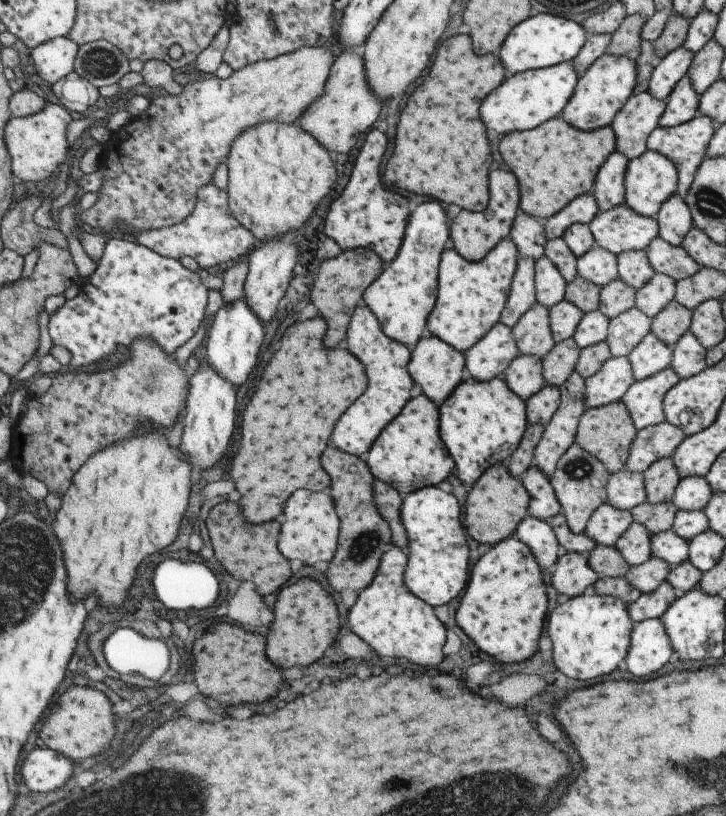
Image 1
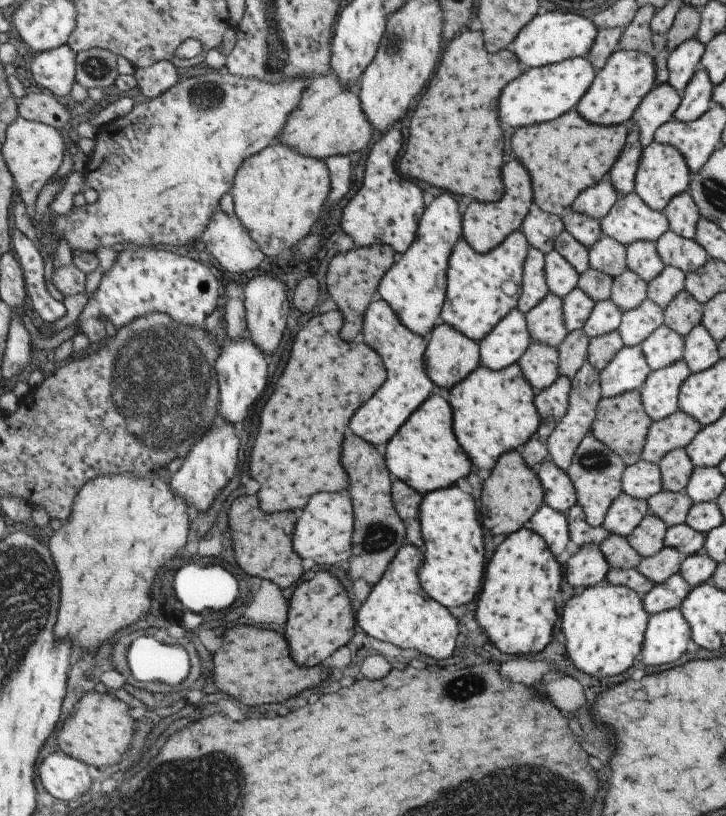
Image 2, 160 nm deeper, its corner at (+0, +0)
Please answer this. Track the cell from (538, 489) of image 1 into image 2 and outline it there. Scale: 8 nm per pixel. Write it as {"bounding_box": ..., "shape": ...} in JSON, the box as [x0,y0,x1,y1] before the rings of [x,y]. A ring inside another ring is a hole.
{"bounding_box":[535,459,576,515],"shape":[[[551,459],[540,463],[535,471],[544,492],[543,504],[565,515],[576,504],[576,492],[570,476]]]}

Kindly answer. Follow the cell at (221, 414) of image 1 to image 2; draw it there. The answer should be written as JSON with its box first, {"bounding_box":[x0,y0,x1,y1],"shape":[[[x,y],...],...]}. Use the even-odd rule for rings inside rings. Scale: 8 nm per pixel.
{"bounding_box":[170,424,241,512],"shape":[[[225,424],[223,428],[213,428],[209,436],[196,443],[193,452],[187,460],[184,460],[181,468],[173,474],[170,480],[174,492],[184,499],[197,512],[207,512],[213,502],[217,500],[219,492],[223,492],[229,482],[233,480],[239,464],[239,452],[241,452],[241,440],[235,434],[235,428],[231,424]]]}

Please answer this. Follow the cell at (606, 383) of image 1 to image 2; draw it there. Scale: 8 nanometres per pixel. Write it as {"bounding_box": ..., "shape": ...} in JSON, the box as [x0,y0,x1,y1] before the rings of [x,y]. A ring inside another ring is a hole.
{"bounding_box":[600,345,650,397],"shape":[[[641,345],[621,347],[619,352],[600,370],[600,395],[612,397],[639,389],[650,368],[643,356]]]}

